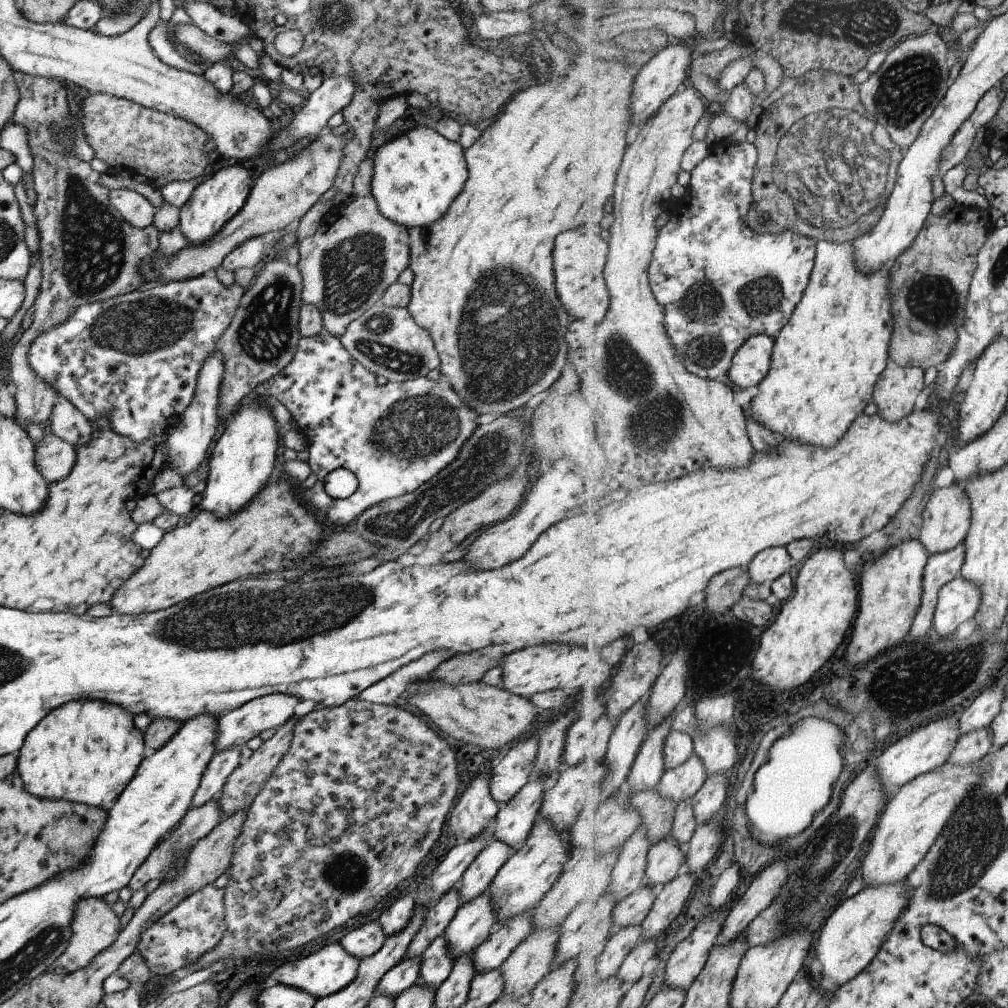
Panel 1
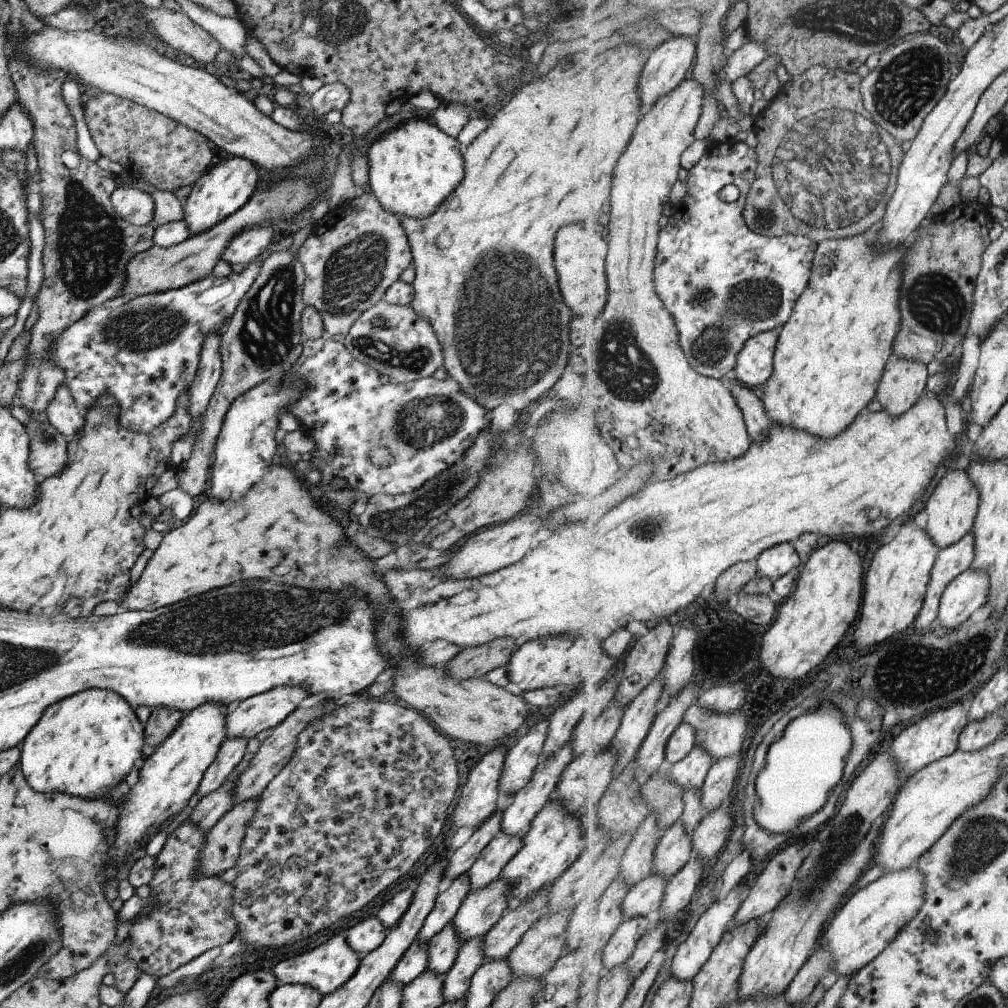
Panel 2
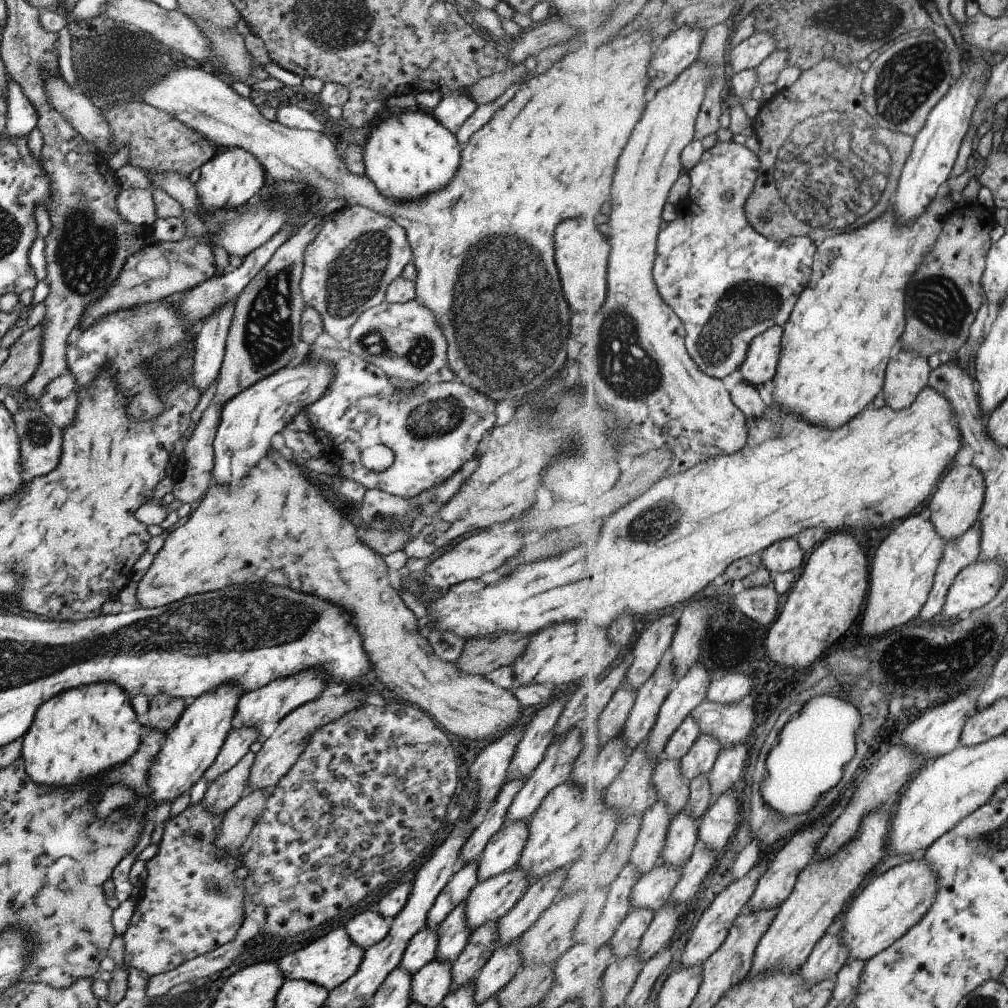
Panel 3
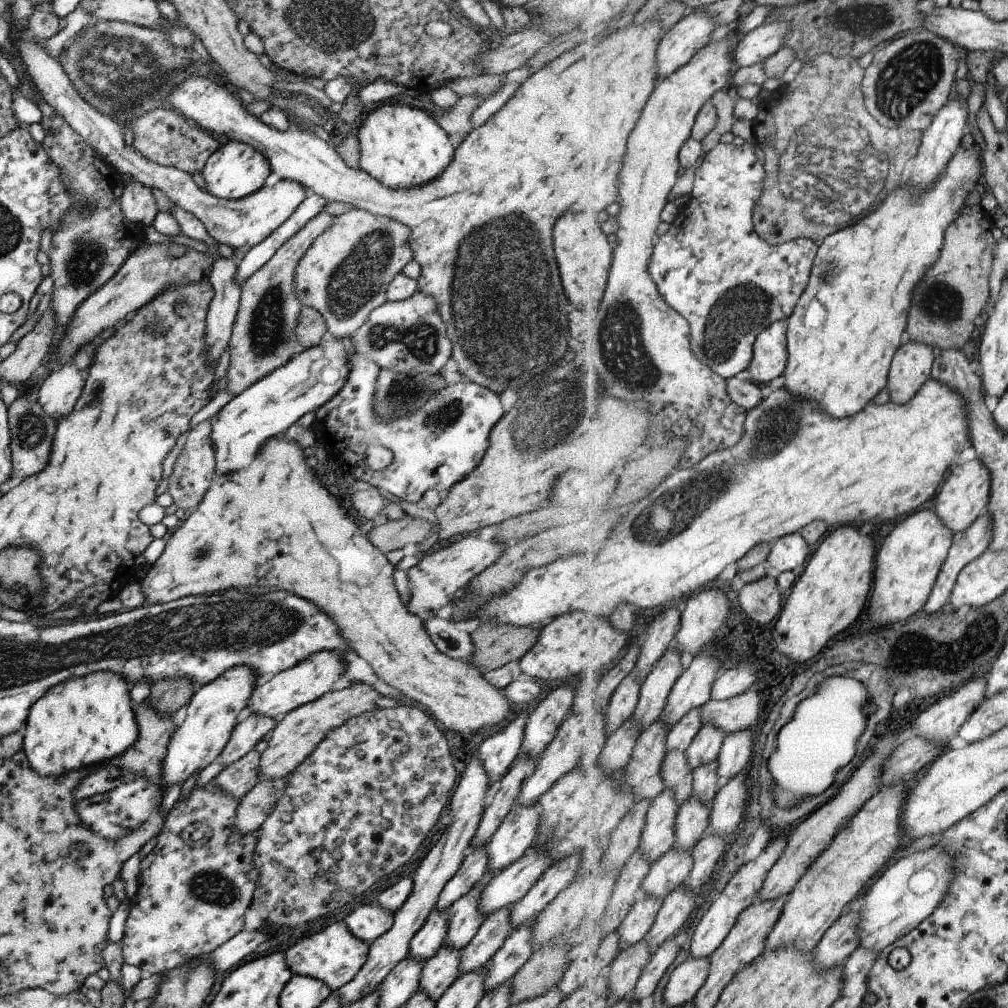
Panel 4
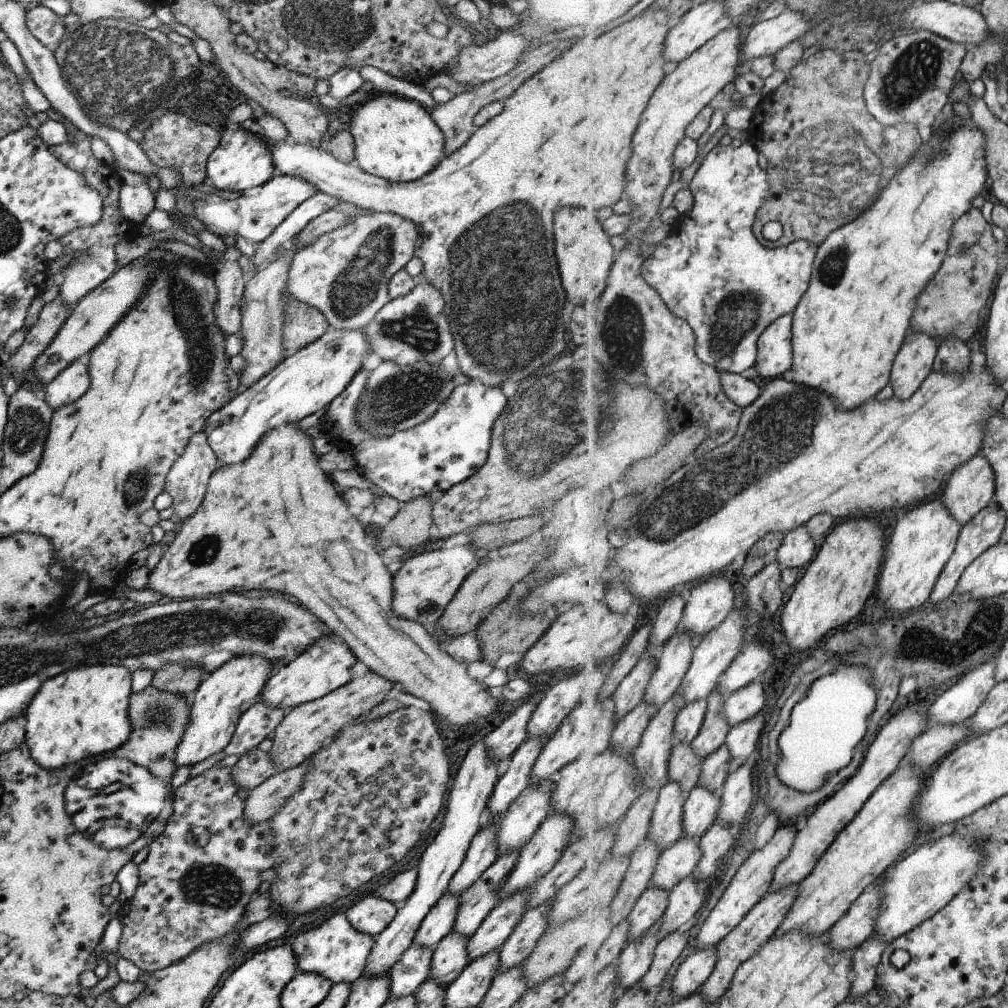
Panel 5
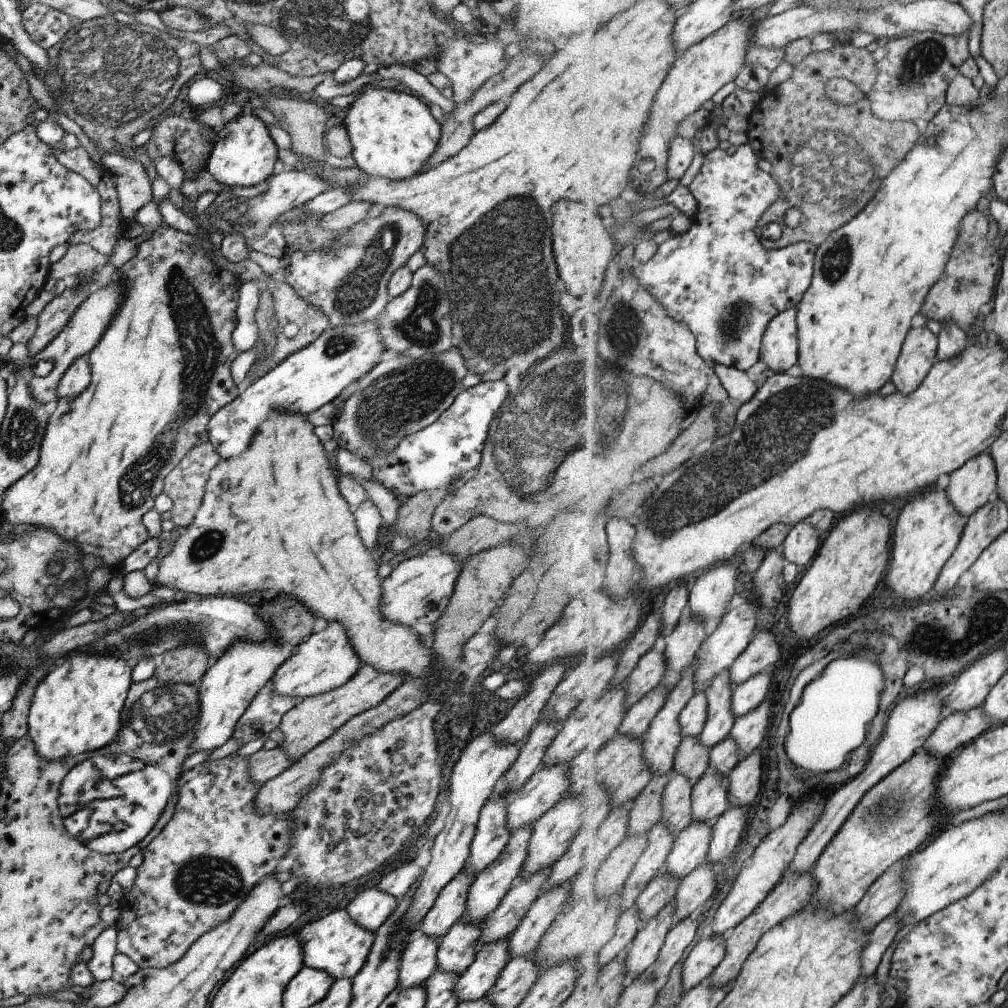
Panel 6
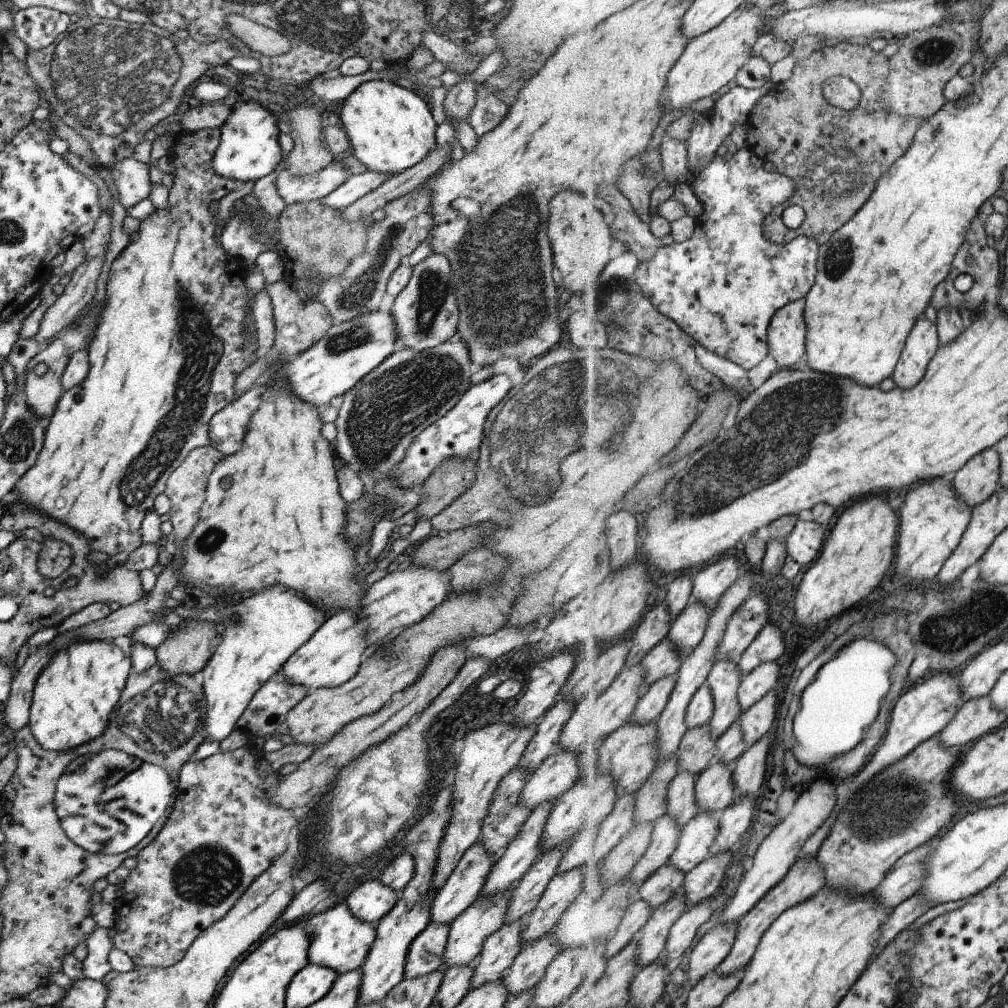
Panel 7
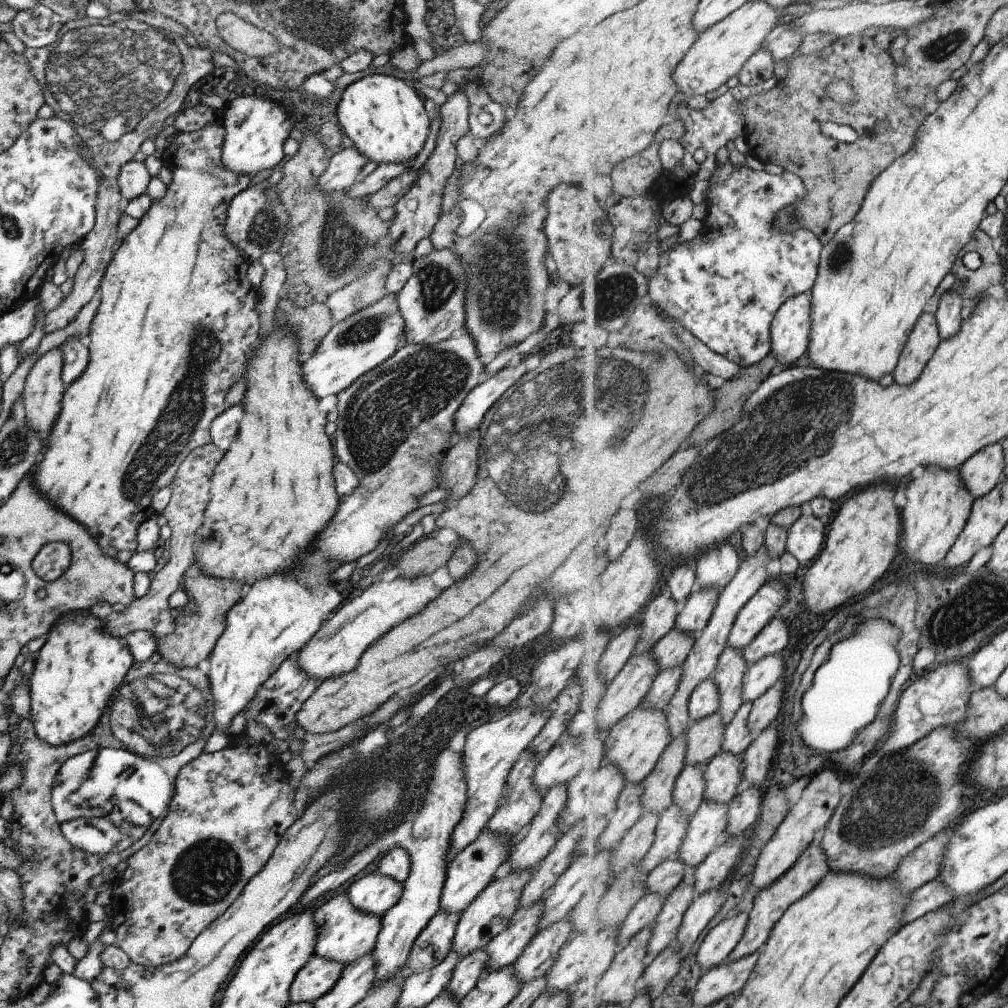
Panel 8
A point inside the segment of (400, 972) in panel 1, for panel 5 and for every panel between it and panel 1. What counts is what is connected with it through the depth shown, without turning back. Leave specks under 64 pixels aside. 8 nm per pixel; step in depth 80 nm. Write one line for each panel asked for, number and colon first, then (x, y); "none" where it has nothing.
2: (414, 960)
3: (421, 948)
4: (423, 944)
5: (436, 923)

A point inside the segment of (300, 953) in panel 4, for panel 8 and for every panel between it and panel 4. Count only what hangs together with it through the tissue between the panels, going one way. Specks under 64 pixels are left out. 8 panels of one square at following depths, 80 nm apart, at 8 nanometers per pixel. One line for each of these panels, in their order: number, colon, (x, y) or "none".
5: (334, 949)
6: (335, 944)
7: (338, 940)
8: (344, 934)

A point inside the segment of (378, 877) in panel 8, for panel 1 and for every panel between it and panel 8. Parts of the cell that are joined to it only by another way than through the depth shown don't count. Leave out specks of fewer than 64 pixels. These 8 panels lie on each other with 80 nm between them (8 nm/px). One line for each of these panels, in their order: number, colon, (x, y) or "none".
1: (362, 941)
2: (367, 934)
3: (365, 928)
4: (366, 922)
5: (369, 915)
6: (369, 908)
7: (369, 901)

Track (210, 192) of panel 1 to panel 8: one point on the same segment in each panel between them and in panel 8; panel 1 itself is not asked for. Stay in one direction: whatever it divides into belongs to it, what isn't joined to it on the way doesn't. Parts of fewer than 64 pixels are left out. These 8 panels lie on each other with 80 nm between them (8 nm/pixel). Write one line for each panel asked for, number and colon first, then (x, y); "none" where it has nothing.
2: (225, 187)
3: (230, 179)
4: (234, 170)
5: (241, 160)
6: (243, 154)
7: (247, 149)
8: (255, 126)

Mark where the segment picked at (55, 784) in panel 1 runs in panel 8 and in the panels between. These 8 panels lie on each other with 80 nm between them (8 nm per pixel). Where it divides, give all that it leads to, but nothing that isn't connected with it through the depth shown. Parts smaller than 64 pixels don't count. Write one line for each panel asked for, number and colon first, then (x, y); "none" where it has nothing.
2: (83, 745)
3: (77, 734)
4: (86, 721)
5: (83, 711)
6: (75, 707)
7: (72, 696)
8: (79, 666)

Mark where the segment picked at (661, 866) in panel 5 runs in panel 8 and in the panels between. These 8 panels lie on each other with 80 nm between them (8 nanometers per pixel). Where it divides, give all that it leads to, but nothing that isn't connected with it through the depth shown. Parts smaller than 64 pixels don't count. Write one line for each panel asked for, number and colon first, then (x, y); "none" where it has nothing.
6: (690, 850)
7: (698, 837)
8: (710, 821)

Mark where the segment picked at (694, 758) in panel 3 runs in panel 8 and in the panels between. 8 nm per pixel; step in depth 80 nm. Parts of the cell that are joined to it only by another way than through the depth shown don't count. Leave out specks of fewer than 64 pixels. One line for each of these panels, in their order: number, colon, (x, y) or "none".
4: (706, 746)
5: (716, 727)
6: (721, 719)
7: (726, 677)
8: (729, 675)

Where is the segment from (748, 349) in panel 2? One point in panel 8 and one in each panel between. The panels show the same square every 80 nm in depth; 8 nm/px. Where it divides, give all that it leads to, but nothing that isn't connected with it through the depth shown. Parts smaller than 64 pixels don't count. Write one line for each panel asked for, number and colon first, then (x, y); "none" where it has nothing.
3: (764, 356)
4: (771, 354)
5: (776, 346)
6: (780, 351)
7: (787, 334)
8: (792, 328)

